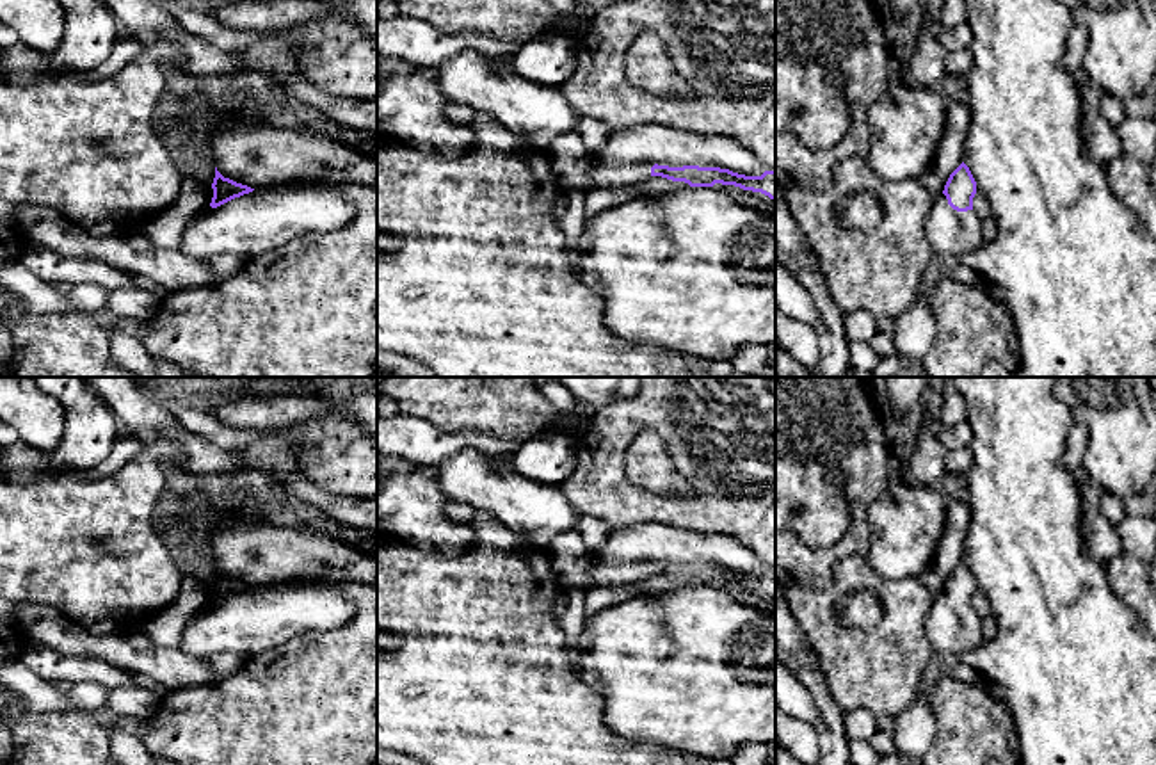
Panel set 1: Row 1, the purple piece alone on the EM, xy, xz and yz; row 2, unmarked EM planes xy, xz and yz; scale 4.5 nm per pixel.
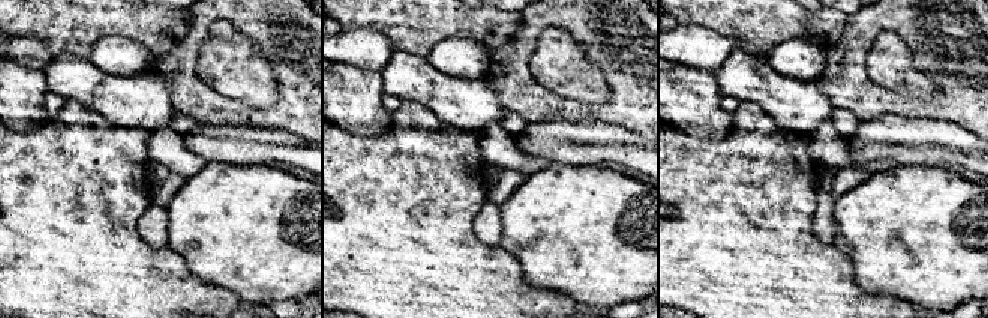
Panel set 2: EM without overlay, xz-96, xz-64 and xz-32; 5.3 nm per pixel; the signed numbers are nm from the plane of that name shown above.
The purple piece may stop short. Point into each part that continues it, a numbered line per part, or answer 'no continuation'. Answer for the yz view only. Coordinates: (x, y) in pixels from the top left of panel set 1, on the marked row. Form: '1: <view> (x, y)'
1: yz (950, 233)

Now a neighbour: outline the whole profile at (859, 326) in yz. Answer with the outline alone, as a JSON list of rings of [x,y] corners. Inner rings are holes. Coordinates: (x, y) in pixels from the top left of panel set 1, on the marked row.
[[[866,310],[843,311],[841,322],[848,342],[870,342],[879,333],[879,320]]]

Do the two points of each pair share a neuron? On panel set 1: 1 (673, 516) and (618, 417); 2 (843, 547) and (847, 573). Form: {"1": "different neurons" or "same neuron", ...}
{"1": "same neuron", "2": "different neurons"}

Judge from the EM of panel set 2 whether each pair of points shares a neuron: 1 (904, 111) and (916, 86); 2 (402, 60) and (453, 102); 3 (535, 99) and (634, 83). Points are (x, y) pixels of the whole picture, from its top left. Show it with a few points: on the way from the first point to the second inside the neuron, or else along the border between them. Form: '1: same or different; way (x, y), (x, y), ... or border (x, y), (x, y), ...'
1: different; border (879, 84), (906, 98), (936, 98), (939, 95)
2: same; way (414, 72), (429, 87), (441, 93)
3: same; way (559, 108), (606, 111), (610, 107)

